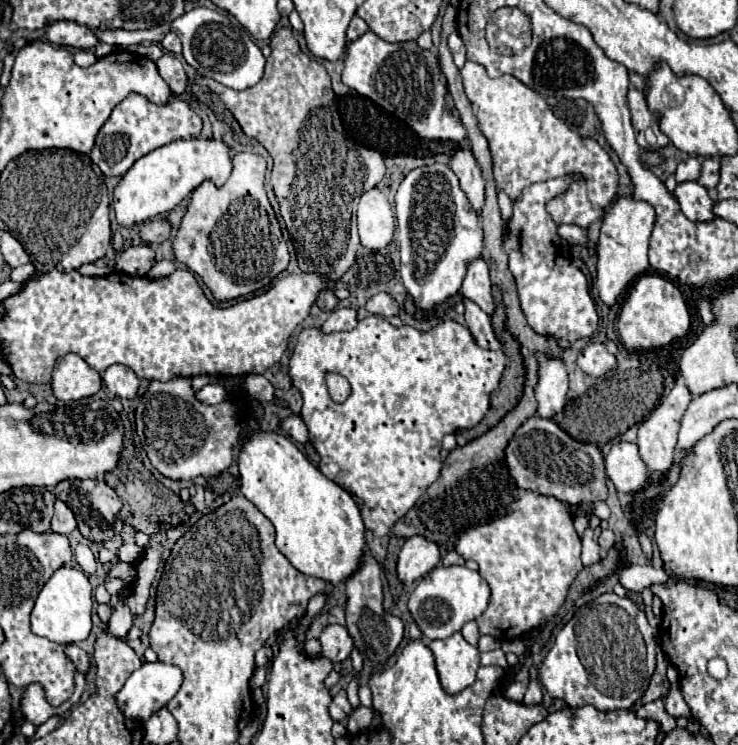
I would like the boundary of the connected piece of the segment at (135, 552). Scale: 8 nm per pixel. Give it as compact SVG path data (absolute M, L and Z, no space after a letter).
M123 544L119 548L119 560L123 562L137 562L137 556L141 556L141 548L137 544Z

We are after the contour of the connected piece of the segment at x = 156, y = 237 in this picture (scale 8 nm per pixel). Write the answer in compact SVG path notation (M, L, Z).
M165 218L149 220L141 230L141 238L145 244L161 244L169 238L169 234L171 234L171 222Z

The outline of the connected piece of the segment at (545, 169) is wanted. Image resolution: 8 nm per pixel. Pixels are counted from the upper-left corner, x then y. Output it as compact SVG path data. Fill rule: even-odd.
M471 60L461 68L461 76L469 102L477 106L479 128L489 142L497 188L515 202L529 184L579 174L581 178L571 180L569 188L561 196L549 200L547 212L557 224L575 224L585 230L599 220L617 194L619 174L597 140L583 138L571 130L551 112L547 102L535 90L527 88L515 76L507 74L489 78L485 68Z

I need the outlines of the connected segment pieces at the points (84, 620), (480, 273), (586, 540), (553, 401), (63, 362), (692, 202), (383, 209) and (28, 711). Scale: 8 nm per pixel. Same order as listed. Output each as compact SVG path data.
M59 568L41 588L35 606L31 610L31 630L37 636L45 636L57 644L79 644L91 632L91 584L79 568Z
M477 258L469 264L467 276L461 286L461 294L469 300L473 300L483 312L489 316L495 312L493 296L491 296L491 280L489 280L489 268L483 258Z
M587 527L585 536L583 536L583 552L581 552L583 566L589 566L589 564L593 564L593 562L597 562L601 558L601 548L593 540L593 535L594 530L591 527Z
M539 358L539 384L535 390L537 402L539 402L539 416L541 418L553 418L557 412L565 406L565 394L567 394L567 370L565 364L559 358Z
M67 354L57 360L51 388L59 400L71 402L97 394L101 384L101 374L95 368L91 368L81 356Z
M681 182L673 190L673 196L681 204L681 210L689 220L709 222L709 220L715 218L715 214L711 212L713 200L709 198L709 192L701 184L697 184L697 182Z
M373 188L361 196L357 224L361 244L369 250L381 250L393 240L395 216L381 190Z
M75 672L75 694L65 704L53 707L46 701L42 686L40 684L31 684L23 692L20 707L21 714L25 716L27 722L33 722L35 726L39 726L55 714L69 712L79 702L83 688L85 688L85 676L81 672Z

